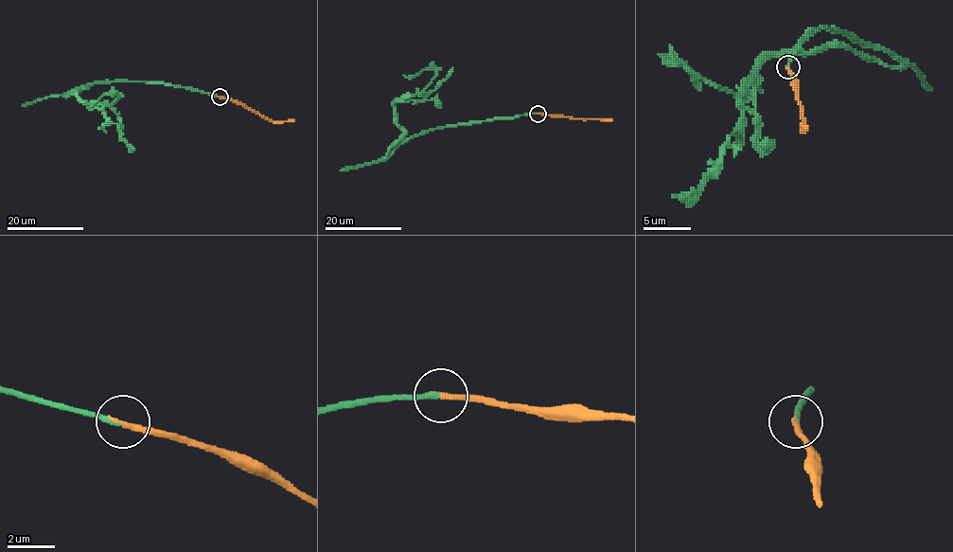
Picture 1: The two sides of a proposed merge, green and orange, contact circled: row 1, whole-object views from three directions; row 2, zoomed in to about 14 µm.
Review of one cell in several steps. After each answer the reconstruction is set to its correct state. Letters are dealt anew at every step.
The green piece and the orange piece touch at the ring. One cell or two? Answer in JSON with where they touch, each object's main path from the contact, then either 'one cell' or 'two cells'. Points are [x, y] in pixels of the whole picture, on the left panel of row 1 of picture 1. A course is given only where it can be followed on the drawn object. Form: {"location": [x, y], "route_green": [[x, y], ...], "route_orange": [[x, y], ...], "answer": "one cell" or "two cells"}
{"location": [220, 97], "route_green": [[220, 96], [162, 82], [107, 80], [67, 95], [84, 88], [76, 94], [100, 107], [117, 96], [85, 102]], "route_orange": [[220, 96], [238, 100], [273, 122], [294, 121]], "answer": "one cell"}

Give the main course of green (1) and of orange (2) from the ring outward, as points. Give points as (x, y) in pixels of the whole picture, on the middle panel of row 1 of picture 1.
1: (538, 114), (425, 130), (404, 139), (385, 158), (402, 133), (394, 104), (418, 94), (435, 71), (403, 76)
2: (538, 114), (612, 121)

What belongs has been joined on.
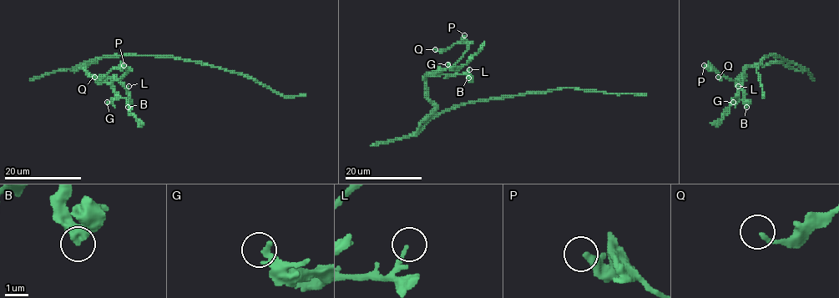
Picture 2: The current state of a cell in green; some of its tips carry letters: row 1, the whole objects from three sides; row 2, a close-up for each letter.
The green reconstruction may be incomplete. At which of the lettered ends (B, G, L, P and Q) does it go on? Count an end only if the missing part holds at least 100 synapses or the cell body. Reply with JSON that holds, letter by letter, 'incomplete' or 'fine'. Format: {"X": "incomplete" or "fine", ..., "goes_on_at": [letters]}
{"B": "fine", "G": "fine", "L": "fine", "P": "fine", "Q": "fine", "goes_on_at": []}

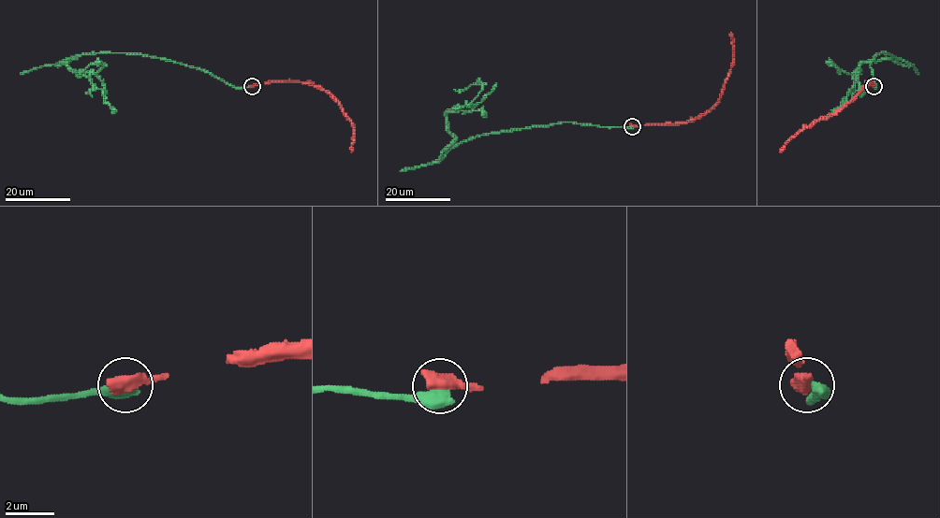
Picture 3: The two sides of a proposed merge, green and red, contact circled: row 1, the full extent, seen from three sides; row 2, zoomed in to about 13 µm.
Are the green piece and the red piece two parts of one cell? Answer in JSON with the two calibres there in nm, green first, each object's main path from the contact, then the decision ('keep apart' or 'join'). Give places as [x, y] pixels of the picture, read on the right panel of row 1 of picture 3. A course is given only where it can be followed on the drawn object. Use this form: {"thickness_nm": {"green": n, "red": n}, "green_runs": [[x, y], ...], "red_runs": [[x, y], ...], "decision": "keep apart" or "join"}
{"thickness_nm": {"green": 600, "red": 600}, "green_runs": [[874, 86], [870, 64], [878, 53], [908, 64], [868, 61], [853, 75], [831, 64], [837, 71]], "red_runs": [[874, 86], [872, 81], [833, 113], [804, 126], [780, 151]], "decision": "keep apart"}

